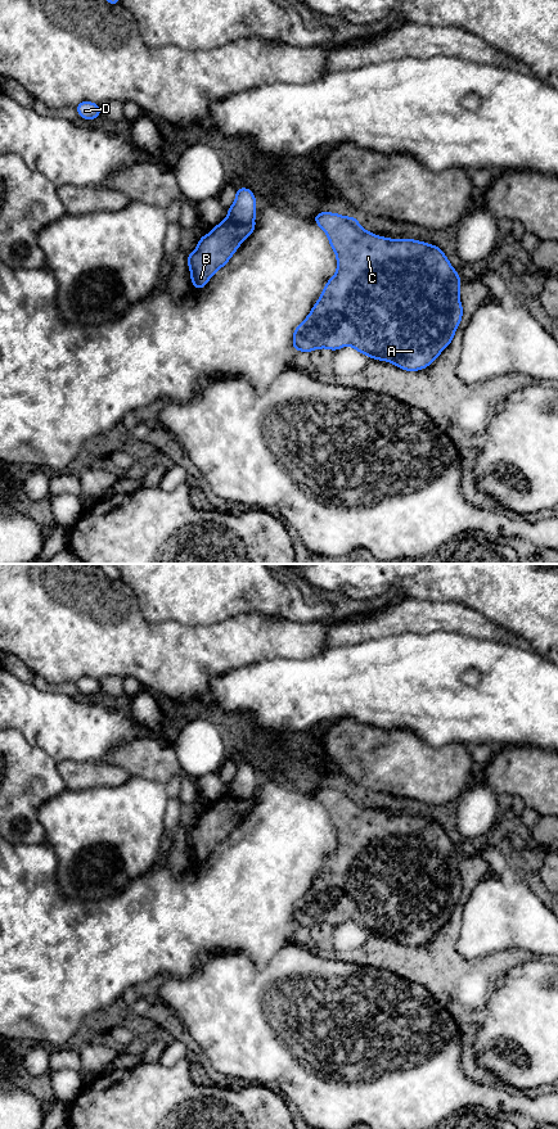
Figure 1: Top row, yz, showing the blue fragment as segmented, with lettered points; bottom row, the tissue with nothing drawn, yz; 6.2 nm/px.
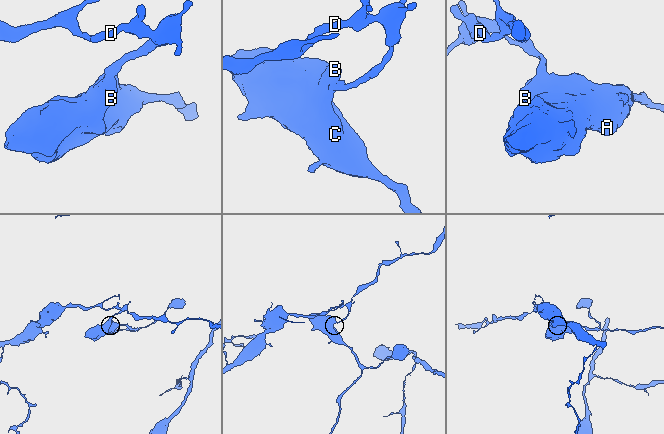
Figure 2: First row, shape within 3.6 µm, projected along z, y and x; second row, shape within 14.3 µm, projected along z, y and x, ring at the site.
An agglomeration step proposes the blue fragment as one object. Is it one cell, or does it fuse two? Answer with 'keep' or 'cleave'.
cleave

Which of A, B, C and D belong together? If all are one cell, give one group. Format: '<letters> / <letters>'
A B C / D

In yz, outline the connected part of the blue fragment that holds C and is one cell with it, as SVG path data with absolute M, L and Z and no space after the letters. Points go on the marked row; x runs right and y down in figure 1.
M320 212L314 221L324 230L337 256L337 272L325 284L310 315L294 329L293 349L310 353L318 348L329 348L336 352L345 346L352 346L370 358L390 361L405 371L428 367L451 344L463 316L459 297L462 280L444 252L436 245L414 239L377 236L361 229L354 216Z

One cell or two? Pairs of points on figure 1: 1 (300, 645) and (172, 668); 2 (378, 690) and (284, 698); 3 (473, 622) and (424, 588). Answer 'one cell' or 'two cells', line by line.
1: one cell
2: one cell
3: two cells

